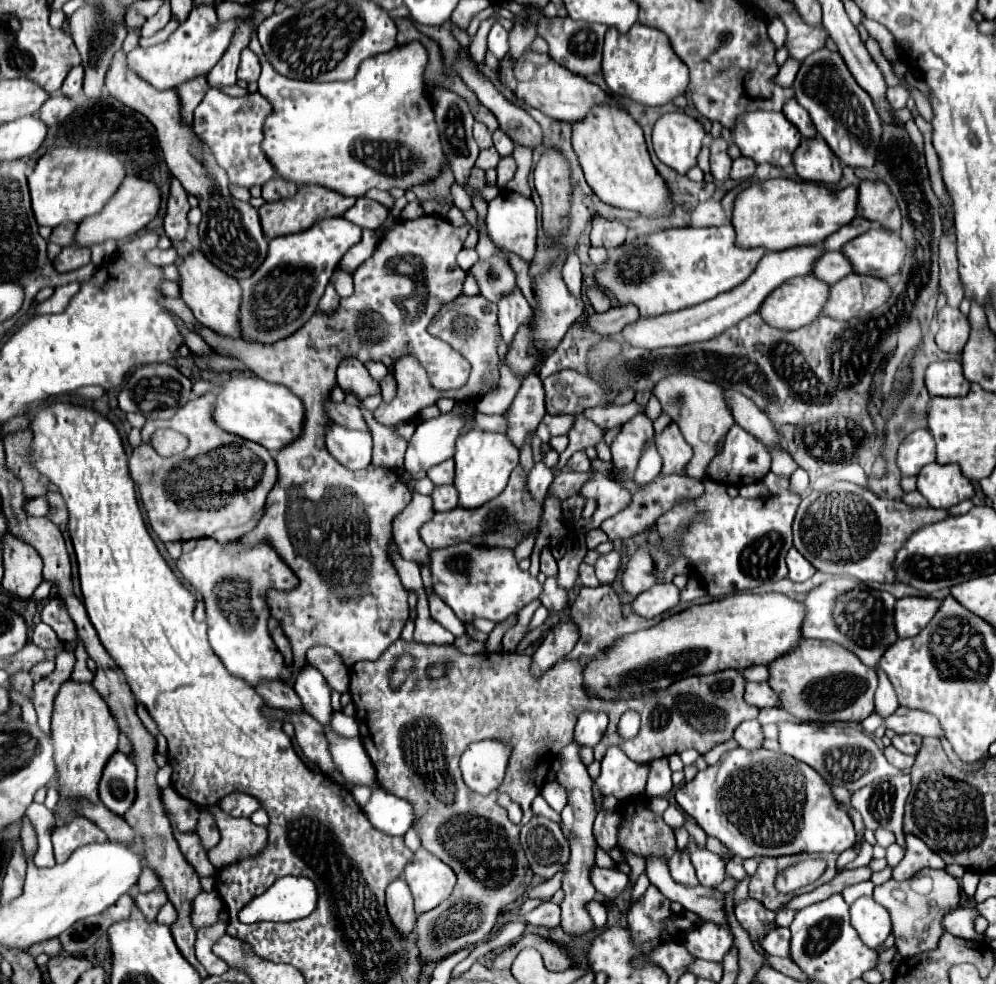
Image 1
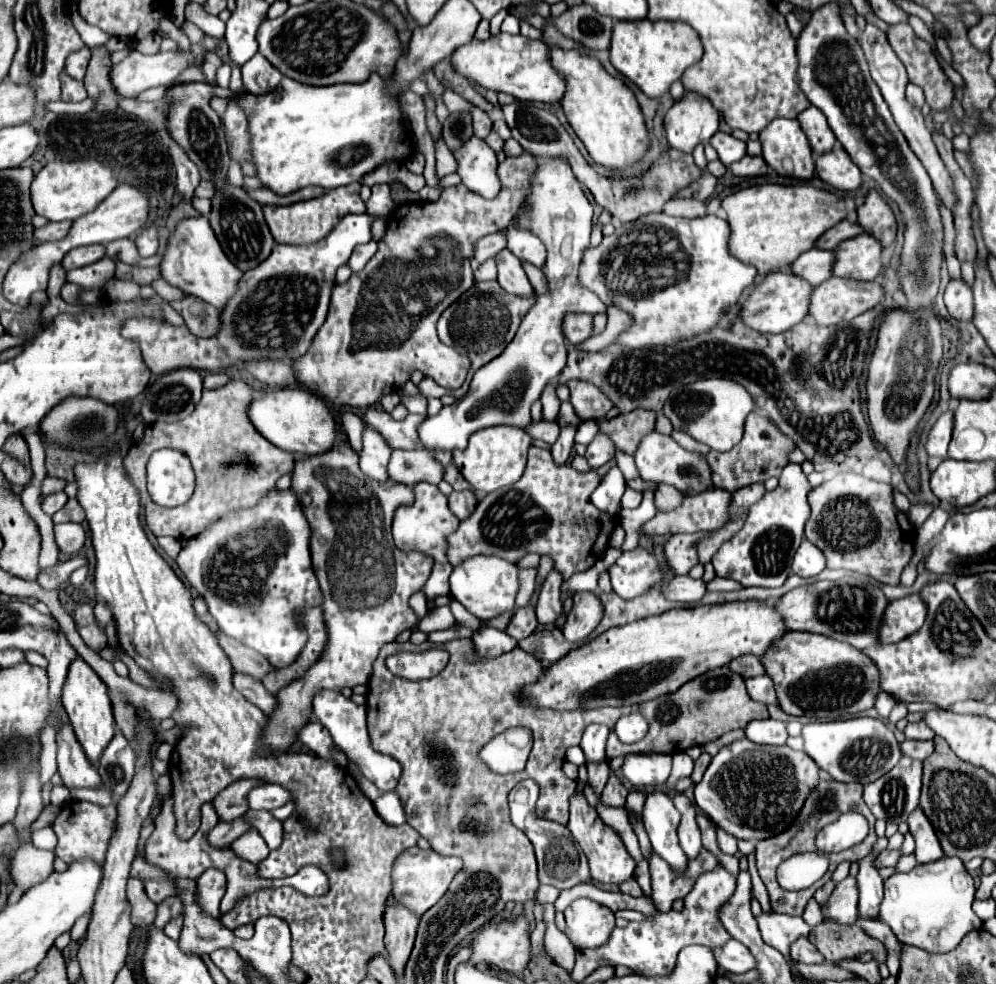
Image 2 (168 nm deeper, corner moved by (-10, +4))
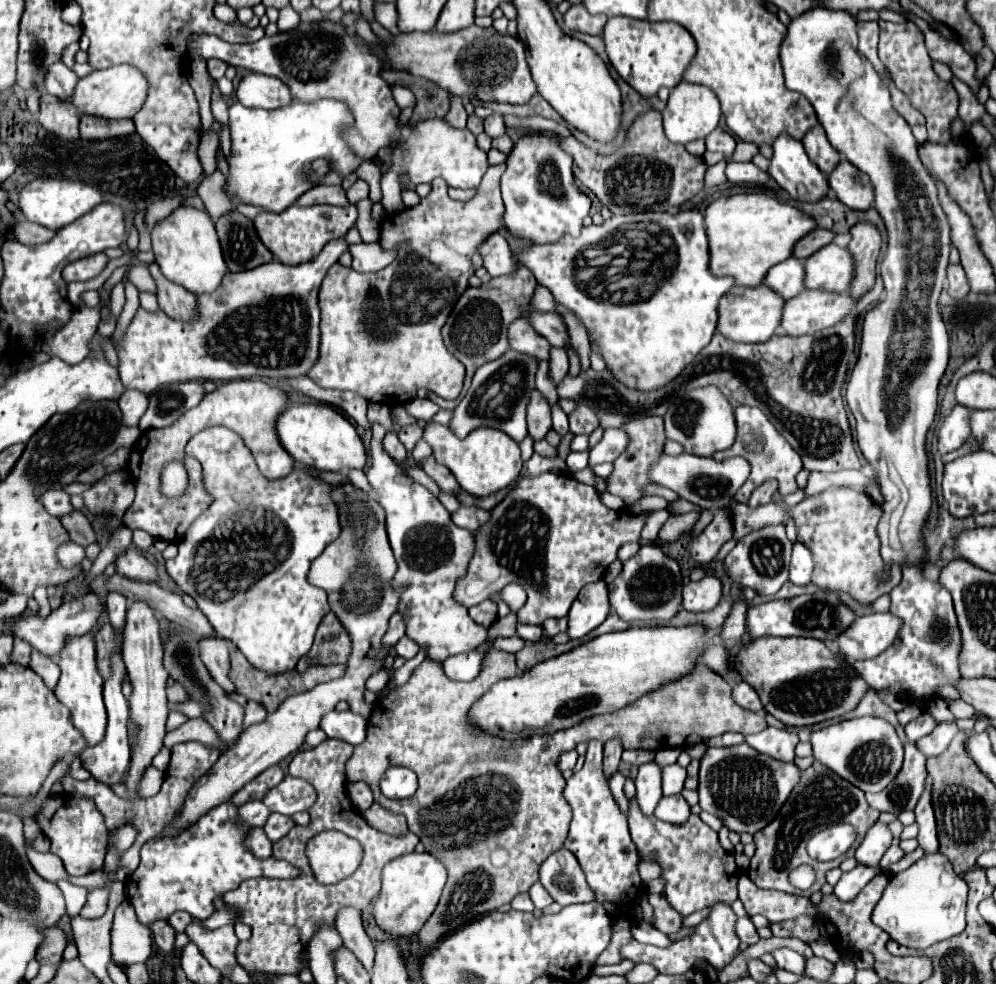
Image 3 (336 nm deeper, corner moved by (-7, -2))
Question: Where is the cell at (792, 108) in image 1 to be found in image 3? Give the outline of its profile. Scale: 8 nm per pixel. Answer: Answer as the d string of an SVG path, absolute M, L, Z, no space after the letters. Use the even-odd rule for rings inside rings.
M822 126L812 128L812 130L804 136L802 144L804 144L804 148L806 148L808 158L810 158L824 174L830 174L830 172L836 168L836 164L840 162L840 152L832 148L832 144L828 142L826 132L824 132Z

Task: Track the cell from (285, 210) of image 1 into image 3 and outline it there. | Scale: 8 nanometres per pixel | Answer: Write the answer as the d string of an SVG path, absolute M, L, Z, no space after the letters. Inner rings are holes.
M290 206L288 210L284 210L282 214L272 214L272 212L260 212L254 220L254 228L262 240L262 244L266 244L266 248L270 248L270 252L282 262L282 264L290 264L290 266L298 266L302 262L312 260L320 248L336 238L346 236L346 232L356 224L358 218L358 210L356 206Z

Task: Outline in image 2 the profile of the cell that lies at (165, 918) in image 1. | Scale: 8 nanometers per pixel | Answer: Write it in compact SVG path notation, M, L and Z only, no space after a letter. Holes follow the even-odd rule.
M177 916L177 918L171 918L171 920L167 922L167 926L163 928L163 932L165 932L169 938L177 940L181 928L183 928L183 916Z

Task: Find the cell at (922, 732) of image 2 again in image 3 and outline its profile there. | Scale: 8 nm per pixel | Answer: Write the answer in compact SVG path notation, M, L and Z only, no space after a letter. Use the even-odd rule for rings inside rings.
M922 712L916 720L910 720L904 728L906 728L906 736L908 736L908 740L912 740L912 742L916 742L916 740L920 740L922 736L926 736L926 734L930 734L934 728L936 728L936 720L928 714L928 712Z

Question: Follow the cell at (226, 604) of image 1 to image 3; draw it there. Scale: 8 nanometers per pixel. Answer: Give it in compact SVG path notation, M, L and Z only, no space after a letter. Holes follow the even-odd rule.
M224 426L198 432L188 442L186 454L202 464L202 482L214 500L210 508L190 524L186 536L178 542L178 556L166 562L166 570L182 592L196 600L216 634L228 638L254 668L268 674L290 672L310 650L320 620L330 612L326 592L310 586L306 572L312 560L342 532L340 512L330 496L332 486L298 468L284 478L266 480L258 472L242 438Z

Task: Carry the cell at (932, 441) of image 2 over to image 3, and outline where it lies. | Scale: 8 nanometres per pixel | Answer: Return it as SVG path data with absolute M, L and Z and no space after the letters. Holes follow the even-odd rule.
M960 404L946 416L940 432L938 432L938 450L940 454L948 454L958 450L966 436L970 436L970 408L962 408Z

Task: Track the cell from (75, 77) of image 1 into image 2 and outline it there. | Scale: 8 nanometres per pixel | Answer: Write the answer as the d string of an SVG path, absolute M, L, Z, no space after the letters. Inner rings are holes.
M89 48L79 50L79 52L73 52L73 54L67 58L65 72L67 72L71 78L75 78L75 80L83 80L83 78L85 78L87 64L89 64L89 58L91 58Z

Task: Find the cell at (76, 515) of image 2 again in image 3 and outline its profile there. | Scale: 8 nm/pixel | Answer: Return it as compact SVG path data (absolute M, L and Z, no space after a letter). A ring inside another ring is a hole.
M74 510L74 512L66 514L66 516L62 516L60 522L62 522L62 526L68 530L70 538L72 538L76 544L80 544L80 546L86 548L88 544L96 542L96 532L94 532L94 528L92 528L92 524L90 524L90 520L86 518L84 512Z

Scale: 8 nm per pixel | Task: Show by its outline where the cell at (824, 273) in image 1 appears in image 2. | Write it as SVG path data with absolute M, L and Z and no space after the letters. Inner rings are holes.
M813 248L805 254L801 254L791 270L793 274L805 278L807 282L811 282L813 286L819 286L821 282L829 280L833 276L833 262L835 262L835 254L829 250L821 250L821 248Z

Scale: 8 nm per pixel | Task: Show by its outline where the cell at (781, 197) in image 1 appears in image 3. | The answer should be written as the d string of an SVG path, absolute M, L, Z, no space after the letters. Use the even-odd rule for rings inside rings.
M736 194L728 198L714 200L704 212L708 252L710 252L710 272L714 276L730 276L734 284L760 286L766 272L786 258L792 256L794 244L816 228L816 222L766 194Z

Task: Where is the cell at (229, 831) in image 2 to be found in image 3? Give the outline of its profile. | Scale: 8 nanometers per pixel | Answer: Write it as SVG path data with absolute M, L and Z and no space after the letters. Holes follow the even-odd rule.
M250 800L246 804L242 804L240 808L240 818L246 822L246 824L252 824L252 826L264 826L268 816L270 816L270 810L266 808L266 804L262 804L260 800Z

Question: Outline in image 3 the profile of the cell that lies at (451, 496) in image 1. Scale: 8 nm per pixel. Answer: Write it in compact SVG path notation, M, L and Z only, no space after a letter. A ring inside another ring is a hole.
M462 506L456 514L452 514L452 522L470 532L476 532L486 520L490 520L490 512L476 506Z

